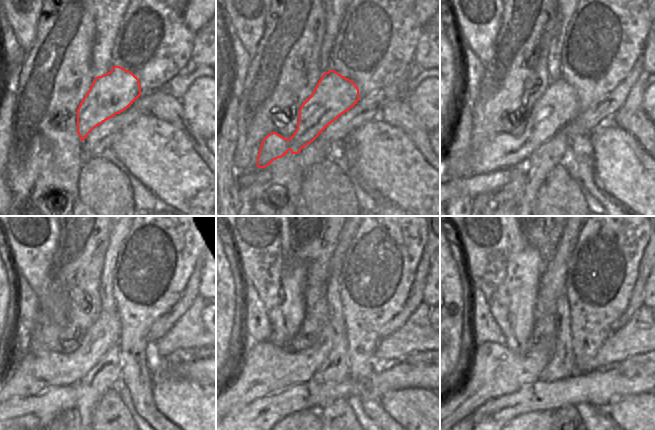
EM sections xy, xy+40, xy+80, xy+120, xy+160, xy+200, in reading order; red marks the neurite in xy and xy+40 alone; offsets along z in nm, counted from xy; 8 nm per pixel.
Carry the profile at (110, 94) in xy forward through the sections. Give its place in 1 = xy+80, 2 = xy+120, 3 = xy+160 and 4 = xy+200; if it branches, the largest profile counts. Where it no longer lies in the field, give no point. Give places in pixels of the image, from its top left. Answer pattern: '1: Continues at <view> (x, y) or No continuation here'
1: Continues at xy+80 (558, 104)
2: Continues at xy+120 (39, 371)
3: Continues at xy+160 (267, 369)
4: Continues at xy+200 (495, 371).

